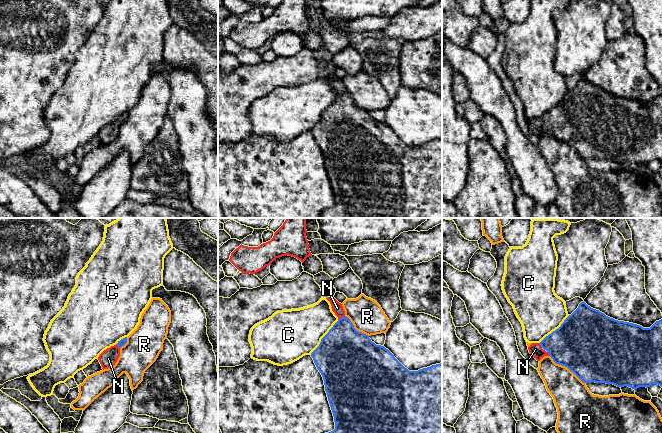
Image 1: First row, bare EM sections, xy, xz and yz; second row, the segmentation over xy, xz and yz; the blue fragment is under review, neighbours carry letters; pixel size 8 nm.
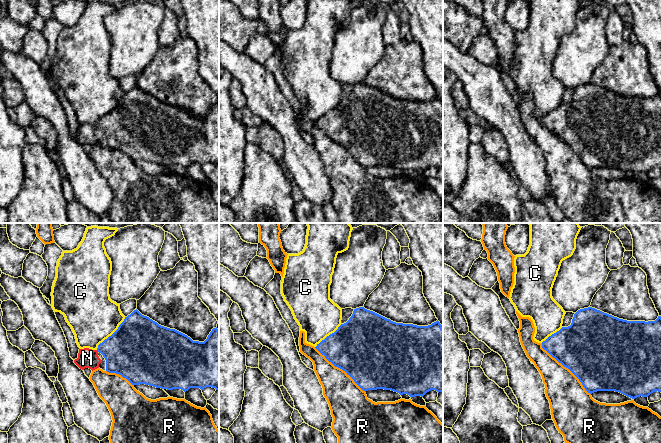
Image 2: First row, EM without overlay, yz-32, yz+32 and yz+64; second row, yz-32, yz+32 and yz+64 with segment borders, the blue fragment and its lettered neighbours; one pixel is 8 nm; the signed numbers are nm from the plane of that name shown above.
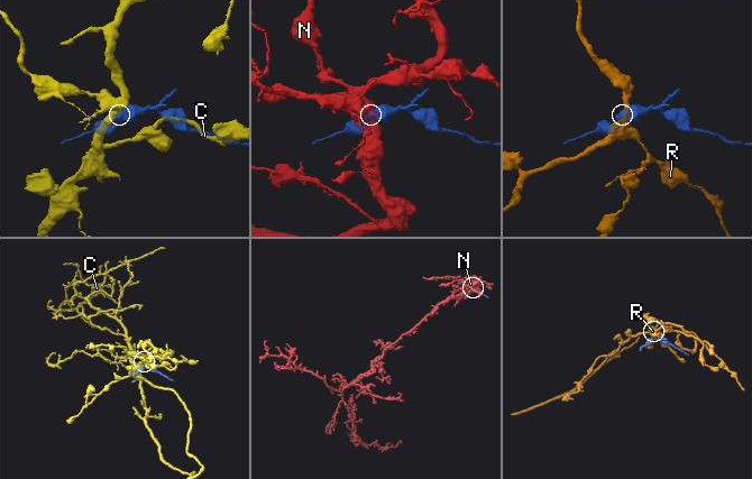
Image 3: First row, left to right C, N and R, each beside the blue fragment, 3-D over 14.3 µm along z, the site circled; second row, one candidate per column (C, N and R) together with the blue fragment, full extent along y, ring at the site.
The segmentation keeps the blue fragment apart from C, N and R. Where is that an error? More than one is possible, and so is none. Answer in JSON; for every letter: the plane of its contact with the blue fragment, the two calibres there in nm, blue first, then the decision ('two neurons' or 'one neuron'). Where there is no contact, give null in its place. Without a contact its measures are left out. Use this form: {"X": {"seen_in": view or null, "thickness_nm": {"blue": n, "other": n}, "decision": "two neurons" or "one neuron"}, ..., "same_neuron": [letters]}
{"C": {"seen_in": "xz", "thickness_nm": {"blue": 480, "other": 400}, "decision": "two neurons"}, "N": {"seen_in": "xz", "thickness_nm": {"blue": 360, "other": 90}, "decision": "one neuron"}, "R": {"seen_in": "yz", "thickness_nm": {"blue": 500, "other": 300}, "decision": "two neurons"}, "same_neuron": ["N"]}

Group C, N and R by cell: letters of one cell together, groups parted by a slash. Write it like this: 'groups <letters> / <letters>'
groups C / N / R

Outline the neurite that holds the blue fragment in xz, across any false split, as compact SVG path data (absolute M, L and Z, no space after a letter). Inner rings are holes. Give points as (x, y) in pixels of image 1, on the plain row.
M334 73L326 74L338 97L321 115L319 122L311 129L314 139L321 149L328 177L334 192L335 205L321 212L320 218L442 218L442 139L418 147L409 147L384 122L376 121L368 111L357 107L353 99L345 92L341 79Z

